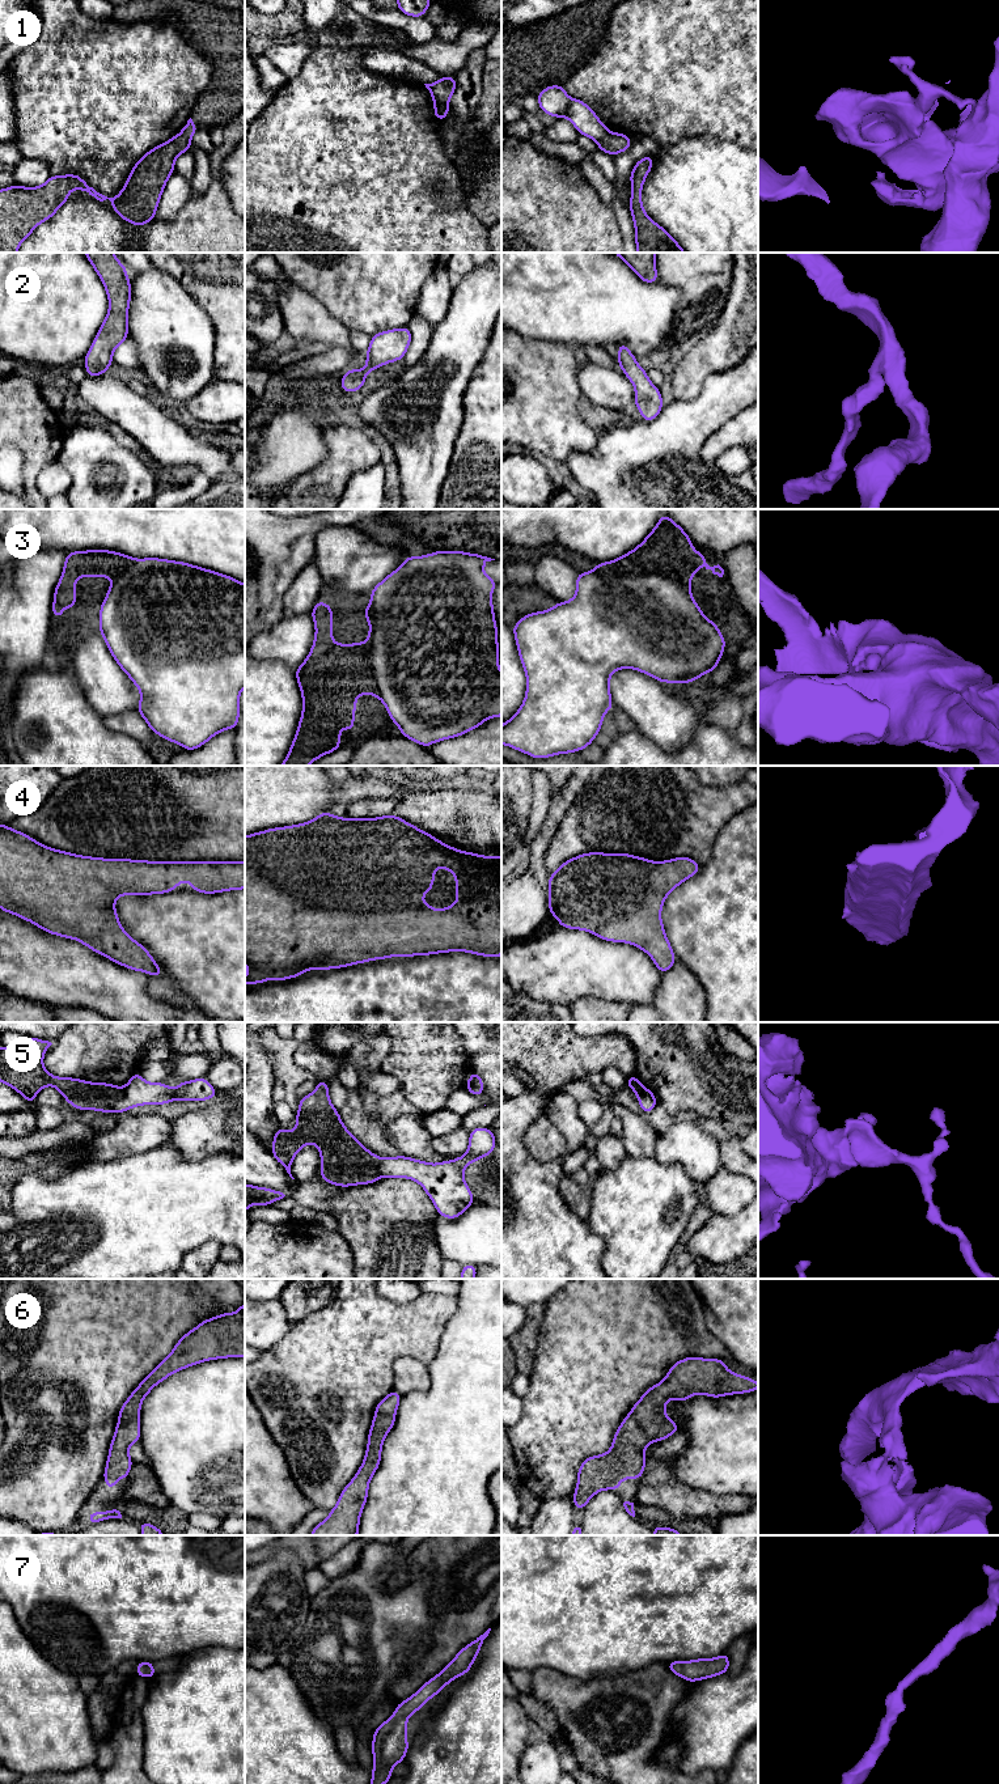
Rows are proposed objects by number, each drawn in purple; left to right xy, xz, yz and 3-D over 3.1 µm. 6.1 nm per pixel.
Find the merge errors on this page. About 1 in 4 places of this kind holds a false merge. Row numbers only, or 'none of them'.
1, 3, 6

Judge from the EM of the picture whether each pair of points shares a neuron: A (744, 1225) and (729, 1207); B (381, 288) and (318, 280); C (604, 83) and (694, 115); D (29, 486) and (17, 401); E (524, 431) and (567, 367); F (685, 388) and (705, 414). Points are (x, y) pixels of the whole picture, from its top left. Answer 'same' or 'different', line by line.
A: different
B: same
C: same
D: same
E: same
F: different

